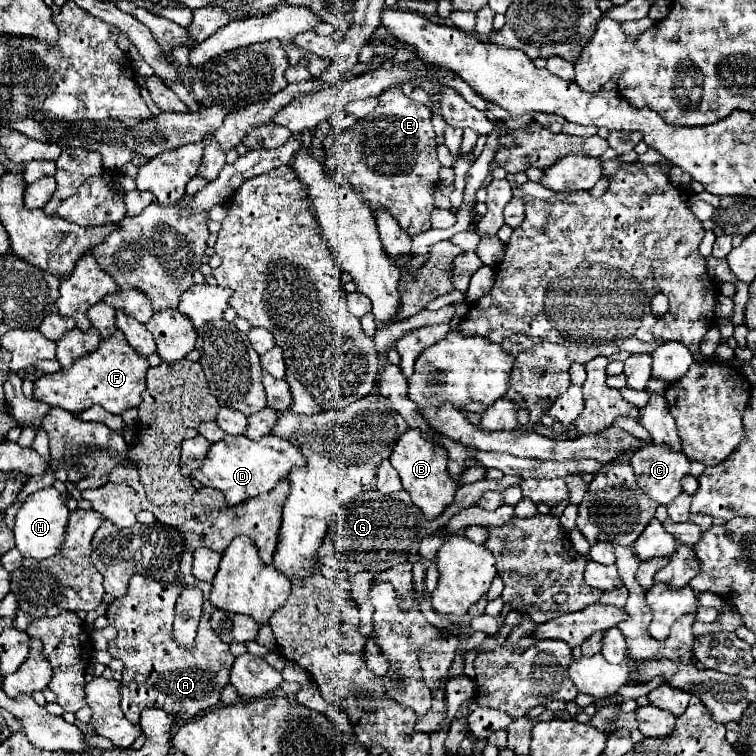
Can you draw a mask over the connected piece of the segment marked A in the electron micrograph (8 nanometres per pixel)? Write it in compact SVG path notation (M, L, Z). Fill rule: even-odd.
M185 551L179 563L179 577L189 587L199 587L203 593L203 615L197 629L195 645L191 651L181 651L173 637L173 607L175 599L181 595L181 585L171 585L157 581L147 575L133 575L129 579L127 593L115 599L107 609L107 619L117 625L119 635L109 641L109 653L123 661L121 679L121 709L131 723L139 723L139 713L143 709L165 709L177 721L189 721L199 713L205 713L219 705L223 687L229 683L229 671L235 657L229 645L223 643L209 625L209 617L215 607L209 603L211 585L199 583L191 573L193 553Z

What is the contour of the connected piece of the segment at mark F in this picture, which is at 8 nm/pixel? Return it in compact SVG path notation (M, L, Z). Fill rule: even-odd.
M115 331L113 337L101 339L97 351L75 361L71 369L61 369L53 375L43 375L41 379L37 379L33 399L49 407L61 407L73 415L89 409L91 405L101 405L105 411L119 415L143 401L141 395L145 391L147 369L147 359L133 351L121 331Z

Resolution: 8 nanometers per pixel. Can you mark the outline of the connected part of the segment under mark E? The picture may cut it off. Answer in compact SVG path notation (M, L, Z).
M389 87L379 95L379 103L373 113L365 115L359 119L353 127L343 131L335 145L327 153L327 171L333 175L333 179L343 179L347 181L367 203L371 211L385 209L391 213L391 217L411 235L419 235L427 229L431 229L431 211L435 209L433 205L433 191L439 183L439 169L441 163L437 159L435 151L435 131L431 125L431 109L425 107L423 103L417 103L409 99L399 87Z

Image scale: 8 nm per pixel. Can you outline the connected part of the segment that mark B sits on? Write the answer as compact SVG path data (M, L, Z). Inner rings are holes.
M409 429L399 437L389 461L397 469L403 481L403 489L411 495L411 501L423 511L425 517L435 519L445 511L447 505L453 503L457 485L453 485L447 475L447 451L425 439L419 429Z

